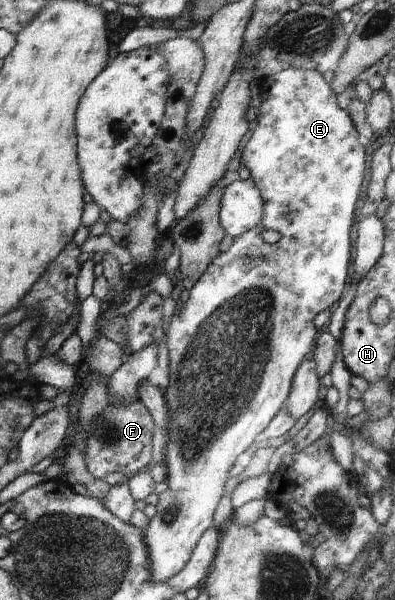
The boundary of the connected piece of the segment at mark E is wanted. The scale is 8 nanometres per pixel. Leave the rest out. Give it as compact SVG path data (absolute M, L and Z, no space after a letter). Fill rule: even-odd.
M288 67L288 69L261 78L258 95L260 96L260 107L256 109L256 117L253 125L251 125L252 135L246 141L240 153L239 161L250 171L250 179L256 185L256 189L260 191L264 205L262 219L250 231L234 236L228 251L220 252L212 258L208 267L204 269L204 273L188 290L188 299L182 304L177 303L177 307L170 317L170 321L168 321L168 327L163 331L166 340L164 345L166 345L168 356L168 381L170 381L168 387L178 389L178 391L166 391L163 395L167 407L166 435L169 437L164 451L167 488L157 495L155 516L149 521L148 527L144 529L144 543L148 547L152 577L156 581L170 579L180 572L184 565L187 565L195 545L202 539L203 533L212 525L212 513L214 513L220 497L225 494L224 482L229 478L228 470L234 465L236 457L240 453L248 451L252 442L257 441L261 431L270 423L272 417L280 411L280 407L283 407L296 368L312 351L317 330L312 324L312 319L320 311L328 309L334 301L340 299L342 289L344 289L344 281L346 281L348 259L350 259L350 227L352 227L352 221L354 221L354 205L356 205L356 199L358 199L358 189L362 187L362 179L364 179L364 171L366 171L368 150L361 142L358 132L354 129L352 120L346 115L346 110L340 109L336 105L337 95L330 91L330 87L324 82L320 72L312 69ZM262 231L276 231L280 234L280 238L274 245L266 243L260 237Z

